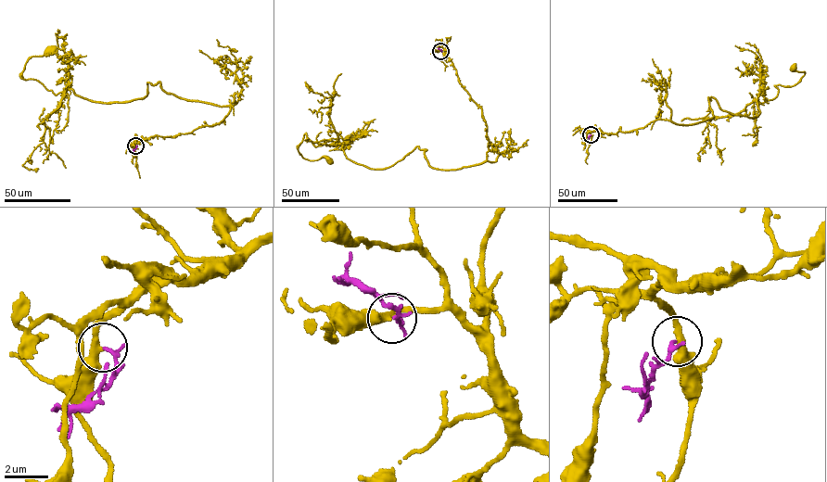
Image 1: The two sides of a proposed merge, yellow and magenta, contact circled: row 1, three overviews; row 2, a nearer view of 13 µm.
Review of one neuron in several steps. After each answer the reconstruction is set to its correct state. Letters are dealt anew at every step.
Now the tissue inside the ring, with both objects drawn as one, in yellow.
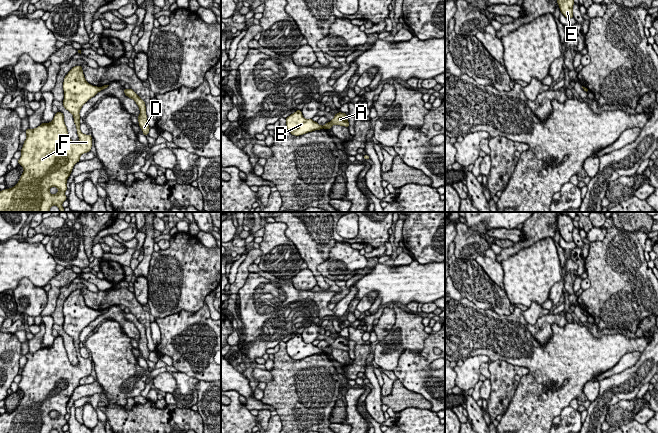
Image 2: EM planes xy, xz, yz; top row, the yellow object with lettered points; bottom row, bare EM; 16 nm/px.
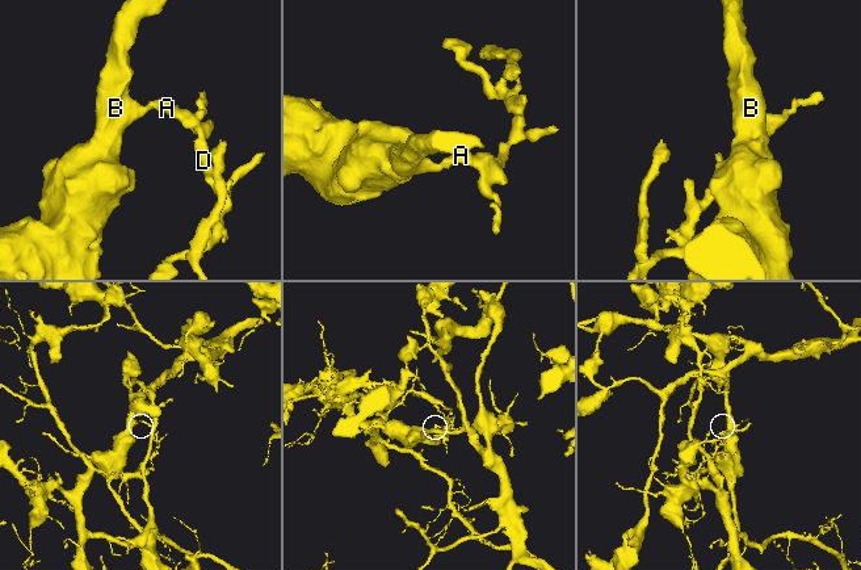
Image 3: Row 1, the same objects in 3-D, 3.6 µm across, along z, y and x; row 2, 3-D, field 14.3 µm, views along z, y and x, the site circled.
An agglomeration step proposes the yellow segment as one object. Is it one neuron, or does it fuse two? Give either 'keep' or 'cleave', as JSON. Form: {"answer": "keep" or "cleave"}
{"answer": "cleave"}

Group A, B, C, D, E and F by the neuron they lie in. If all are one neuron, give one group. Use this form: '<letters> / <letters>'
A D / B C E F

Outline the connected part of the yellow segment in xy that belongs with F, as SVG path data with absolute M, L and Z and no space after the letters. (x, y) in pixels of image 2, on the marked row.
M77 65L65 76L63 90L63 106L73 115L79 140L73 142L70 139L62 112L55 113L50 123L45 122L35 129L27 129L27 138L18 160L24 172L14 187L0 191L0 212L49 212L53 205L56 205L60 212L64 212L62 203L67 199L64 194L67 190L67 179L74 165L80 161L80 156L91 151L93 142L91 135L80 131L79 112L82 106L102 89L89 84L85 80L82 67Z

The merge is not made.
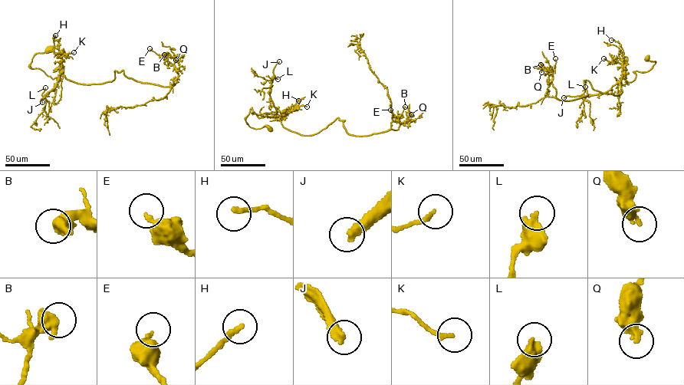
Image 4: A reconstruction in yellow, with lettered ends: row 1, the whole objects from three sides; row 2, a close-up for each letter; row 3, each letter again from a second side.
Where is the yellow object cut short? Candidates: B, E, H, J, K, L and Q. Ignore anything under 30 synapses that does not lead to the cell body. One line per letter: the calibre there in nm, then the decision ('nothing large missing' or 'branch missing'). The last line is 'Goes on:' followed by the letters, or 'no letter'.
B: calibre 600 nm; nothing large missing
E: calibre 280 nm; nothing large missing
H: calibre 190 nm; nothing large missing
J: calibre 360 nm; branch missing
K: calibre 160 nm; nothing large missing
L: calibre 480 nm; nothing large missing
Q: calibre 320 nm; nothing large missing
Goes on: J

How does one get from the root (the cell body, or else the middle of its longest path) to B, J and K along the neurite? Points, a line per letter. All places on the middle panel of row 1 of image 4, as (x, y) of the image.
B: (270, 129), (249, 126), (251, 108), (303, 135), (337, 117), (363, 136), (397, 129), (405, 106)
J: (270, 129), (254, 128), (245, 120), (251, 107), (259, 118), (276, 113), (270, 93), (273, 69), (279, 61)
K: (270, 129), (249, 126), (245, 120), (251, 108), (259, 118), (268, 113), (285, 116), (300, 106), (307, 106)

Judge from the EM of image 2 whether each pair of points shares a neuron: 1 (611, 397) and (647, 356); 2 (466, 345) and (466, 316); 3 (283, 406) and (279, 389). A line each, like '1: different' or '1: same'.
1: same
2: same
3: same

